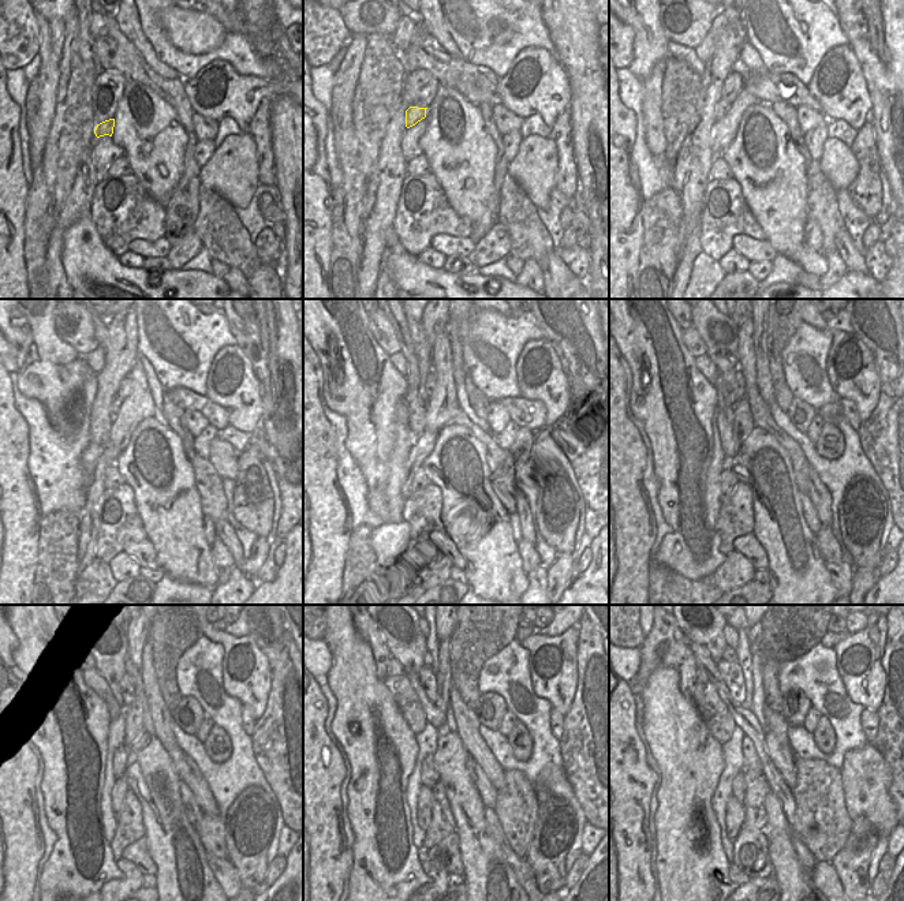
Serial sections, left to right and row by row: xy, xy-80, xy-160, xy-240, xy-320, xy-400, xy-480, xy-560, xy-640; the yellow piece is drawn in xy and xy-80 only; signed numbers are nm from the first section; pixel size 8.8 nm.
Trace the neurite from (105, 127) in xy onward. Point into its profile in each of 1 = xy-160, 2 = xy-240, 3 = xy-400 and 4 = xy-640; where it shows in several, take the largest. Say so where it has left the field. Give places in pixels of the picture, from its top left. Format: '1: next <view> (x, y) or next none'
1: next xy-160 (723, 107)
2: next xy-240 (115, 407)
3: next xy-400 (718, 332)
4: next xy-640 (709, 632)

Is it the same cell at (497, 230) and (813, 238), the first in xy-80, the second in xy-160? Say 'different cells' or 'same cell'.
same cell

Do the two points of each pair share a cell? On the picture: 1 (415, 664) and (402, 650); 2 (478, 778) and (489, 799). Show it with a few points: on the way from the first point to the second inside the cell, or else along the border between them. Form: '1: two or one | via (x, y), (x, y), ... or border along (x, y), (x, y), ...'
1: one | via (413, 661), (404, 653)
2: one | via (482, 784), (488, 793)

